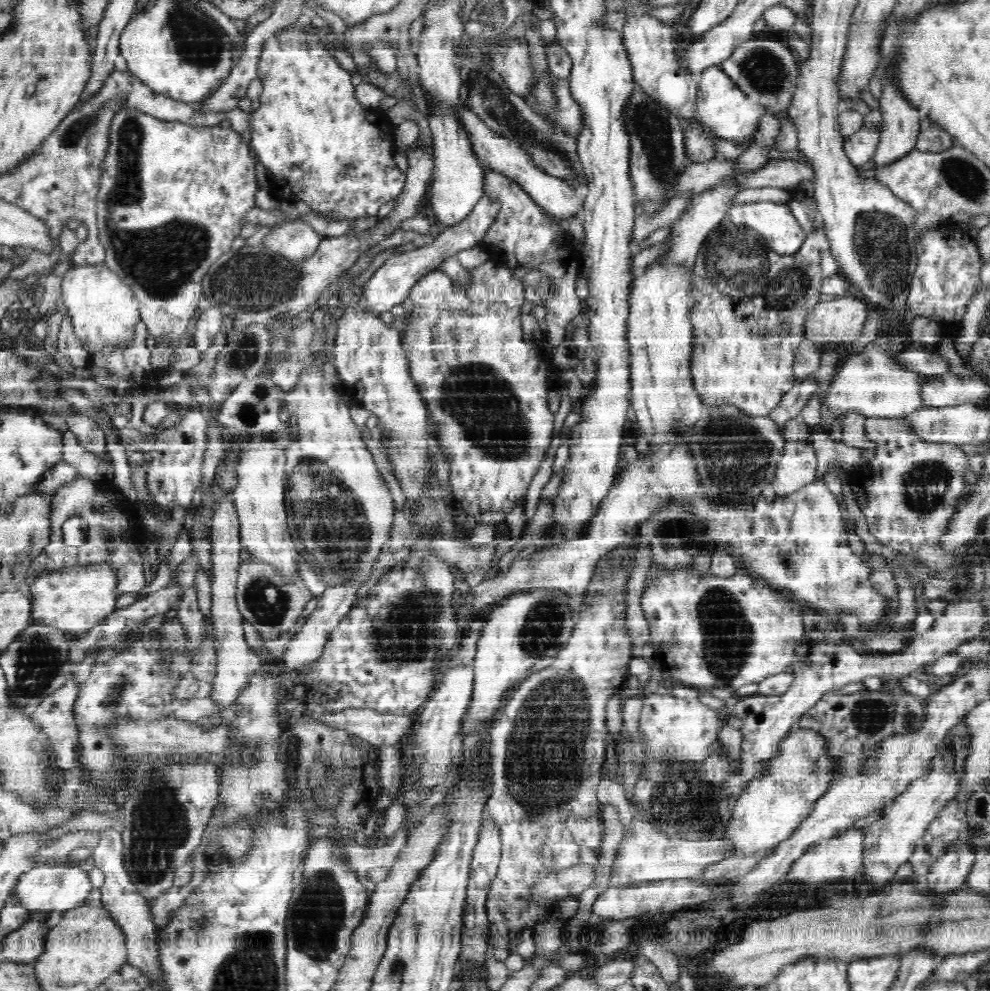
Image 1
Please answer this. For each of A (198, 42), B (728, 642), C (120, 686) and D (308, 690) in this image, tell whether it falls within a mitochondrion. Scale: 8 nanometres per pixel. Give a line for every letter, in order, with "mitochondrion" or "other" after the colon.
A: mitochondrion
B: mitochondrion
C: mitochondrion
D: other

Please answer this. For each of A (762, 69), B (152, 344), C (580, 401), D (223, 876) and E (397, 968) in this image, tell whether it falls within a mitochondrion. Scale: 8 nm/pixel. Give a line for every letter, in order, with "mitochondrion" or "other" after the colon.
A: mitochondrion
B: other
C: other
D: other
E: mitochondrion

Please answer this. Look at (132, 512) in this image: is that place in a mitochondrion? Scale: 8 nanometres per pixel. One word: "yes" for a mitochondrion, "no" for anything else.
no

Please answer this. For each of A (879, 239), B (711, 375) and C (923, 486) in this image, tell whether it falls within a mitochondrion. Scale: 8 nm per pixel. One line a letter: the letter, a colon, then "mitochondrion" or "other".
A: mitochondrion
B: other
C: mitochondrion

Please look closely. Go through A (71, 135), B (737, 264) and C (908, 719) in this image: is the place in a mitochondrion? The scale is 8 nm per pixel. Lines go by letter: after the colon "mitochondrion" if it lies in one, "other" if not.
A: mitochondrion
B: mitochondrion
C: mitochondrion

